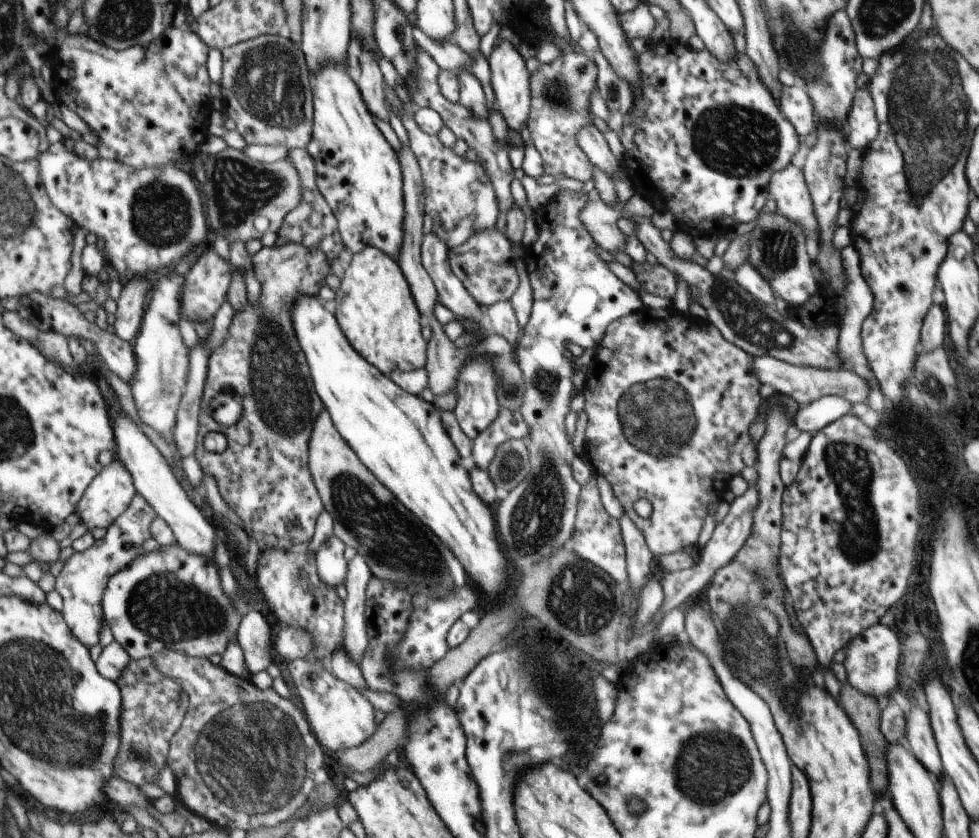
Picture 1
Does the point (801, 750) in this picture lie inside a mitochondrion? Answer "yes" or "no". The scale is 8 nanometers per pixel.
no

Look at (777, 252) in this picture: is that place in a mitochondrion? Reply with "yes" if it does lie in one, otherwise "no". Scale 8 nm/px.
yes

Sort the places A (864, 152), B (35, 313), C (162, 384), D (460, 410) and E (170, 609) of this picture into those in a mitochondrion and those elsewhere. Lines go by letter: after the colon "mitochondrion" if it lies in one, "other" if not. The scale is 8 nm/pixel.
A: other
B: other
C: mitochondrion
D: other
E: mitochondrion

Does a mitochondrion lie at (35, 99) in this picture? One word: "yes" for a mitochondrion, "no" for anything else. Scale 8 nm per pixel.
no

